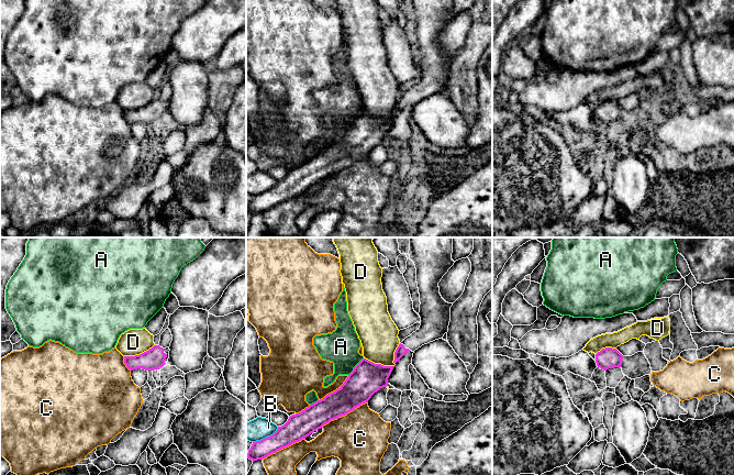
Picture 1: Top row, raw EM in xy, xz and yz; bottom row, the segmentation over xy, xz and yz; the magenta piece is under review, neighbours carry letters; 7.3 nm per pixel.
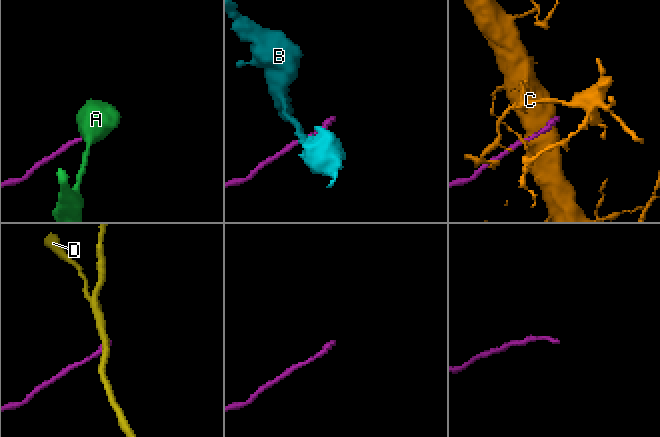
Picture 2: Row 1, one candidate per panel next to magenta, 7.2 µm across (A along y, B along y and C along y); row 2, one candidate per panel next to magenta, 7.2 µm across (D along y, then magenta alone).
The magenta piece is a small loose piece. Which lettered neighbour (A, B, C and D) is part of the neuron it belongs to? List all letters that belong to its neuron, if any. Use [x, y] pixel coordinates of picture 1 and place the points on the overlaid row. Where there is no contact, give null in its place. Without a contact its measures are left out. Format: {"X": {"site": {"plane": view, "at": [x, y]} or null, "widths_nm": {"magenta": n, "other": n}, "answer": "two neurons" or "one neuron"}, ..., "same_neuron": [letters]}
{"A": {"site": {"plane": "xz", "at": [355, 366]}, "widths_nm": {"magenta": 240, "other": 260}, "answer": "two neurons"}, "B": {"site": {"plane": "xz", "at": [267, 437]}, "widths_nm": {"magenta": 190, "other": 160}, "answer": "two neurons"}, "C": {"site": {"plane": "xz", "at": [344, 415]}, "widths_nm": {"magenta": 220, "other": 420}, "answer": "two neurons"}, "D": {"site": {"plane": "xz", "at": [389, 366]}, "widths_nm": {"magenta": 240, "other": 280}, "answer": "two neurons"}, "same_neuron": []}

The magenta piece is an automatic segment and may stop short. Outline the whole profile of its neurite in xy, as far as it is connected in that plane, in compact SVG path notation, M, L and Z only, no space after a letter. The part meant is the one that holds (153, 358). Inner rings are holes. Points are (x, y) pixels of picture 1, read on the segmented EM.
M154 345L140 355L124 356L124 364L130 371L137 368L145 371L159 369L168 362L169 351L169 347L163 349L159 345Z

